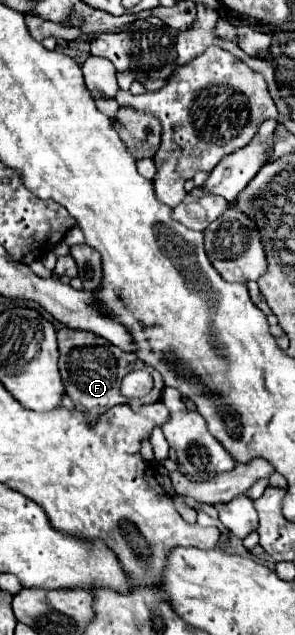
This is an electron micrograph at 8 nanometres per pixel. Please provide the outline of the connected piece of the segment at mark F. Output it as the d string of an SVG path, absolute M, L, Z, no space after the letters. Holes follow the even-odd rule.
M59 329L57 331L57 345L59 345L59 369L61 369L61 377L63 377L63 383L65 383L65 391L67 395L71 397L71 401L75 403L77 411L83 411L87 413L87 419L89 423L95 423L97 417L115 407L115 405L125 405L125 403L131 403L133 409L139 409L143 407L145 403L151 405L151 403L157 403L159 397L161 397L161 391L165 387L163 383L163 377L149 365L145 365L135 353L125 353L121 351L119 347L113 347L107 339L101 339L93 333L87 333L87 331L73 331L73 329ZM135 369L145 369L153 375L155 379L155 387L149 395L145 395L145 399L141 399L141 405L137 405L135 401L131 399L125 399L121 397L119 393L119 385L123 381L123 377Z

